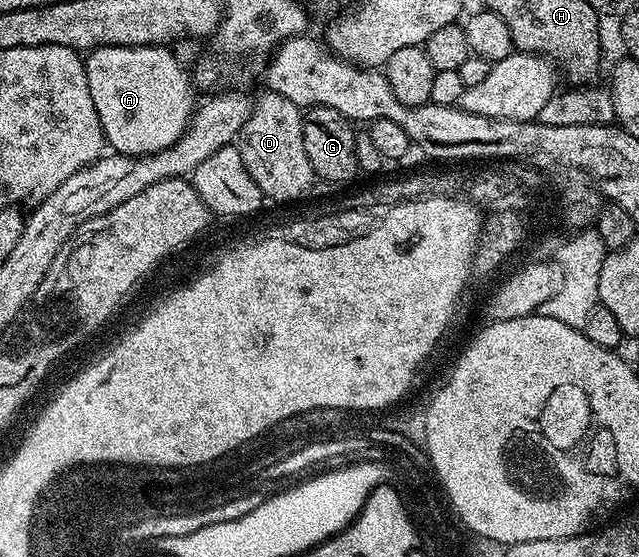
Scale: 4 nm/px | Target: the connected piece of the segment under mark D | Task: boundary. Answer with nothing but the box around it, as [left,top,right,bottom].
[235,92,315,202]

